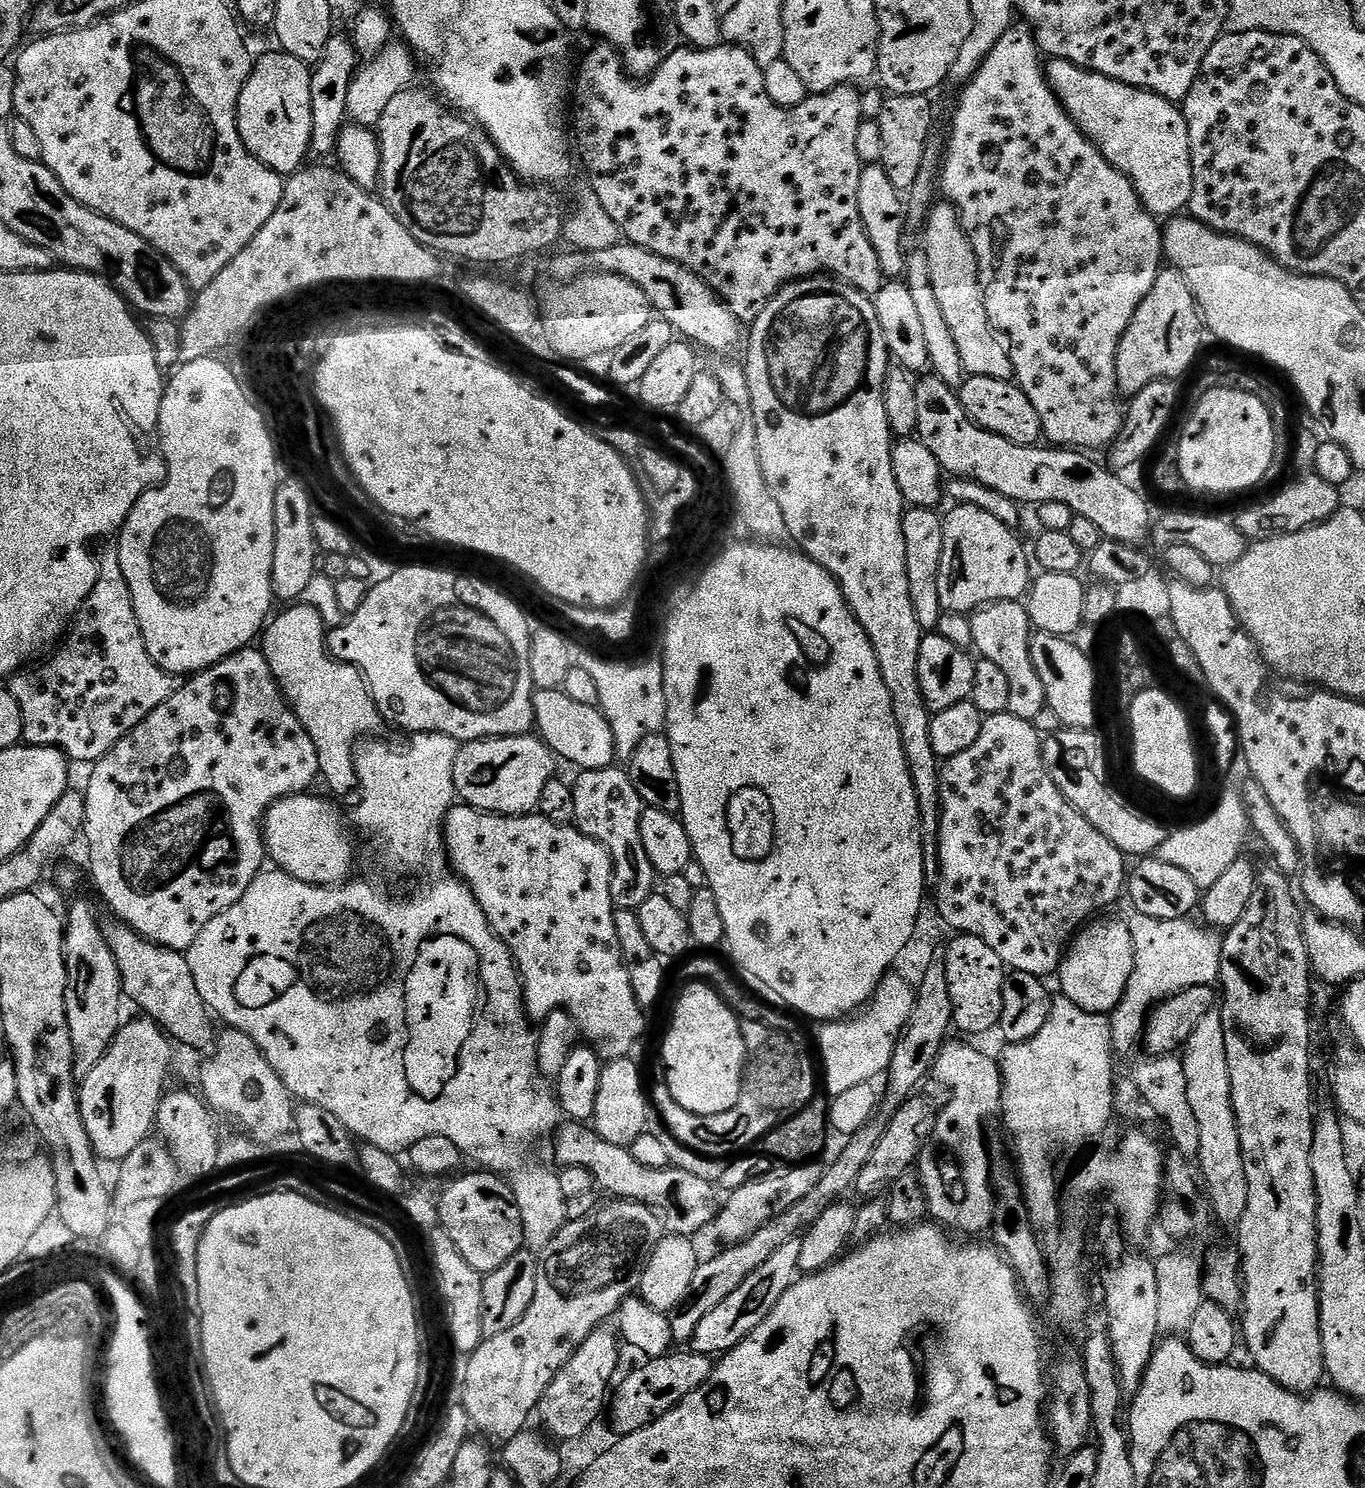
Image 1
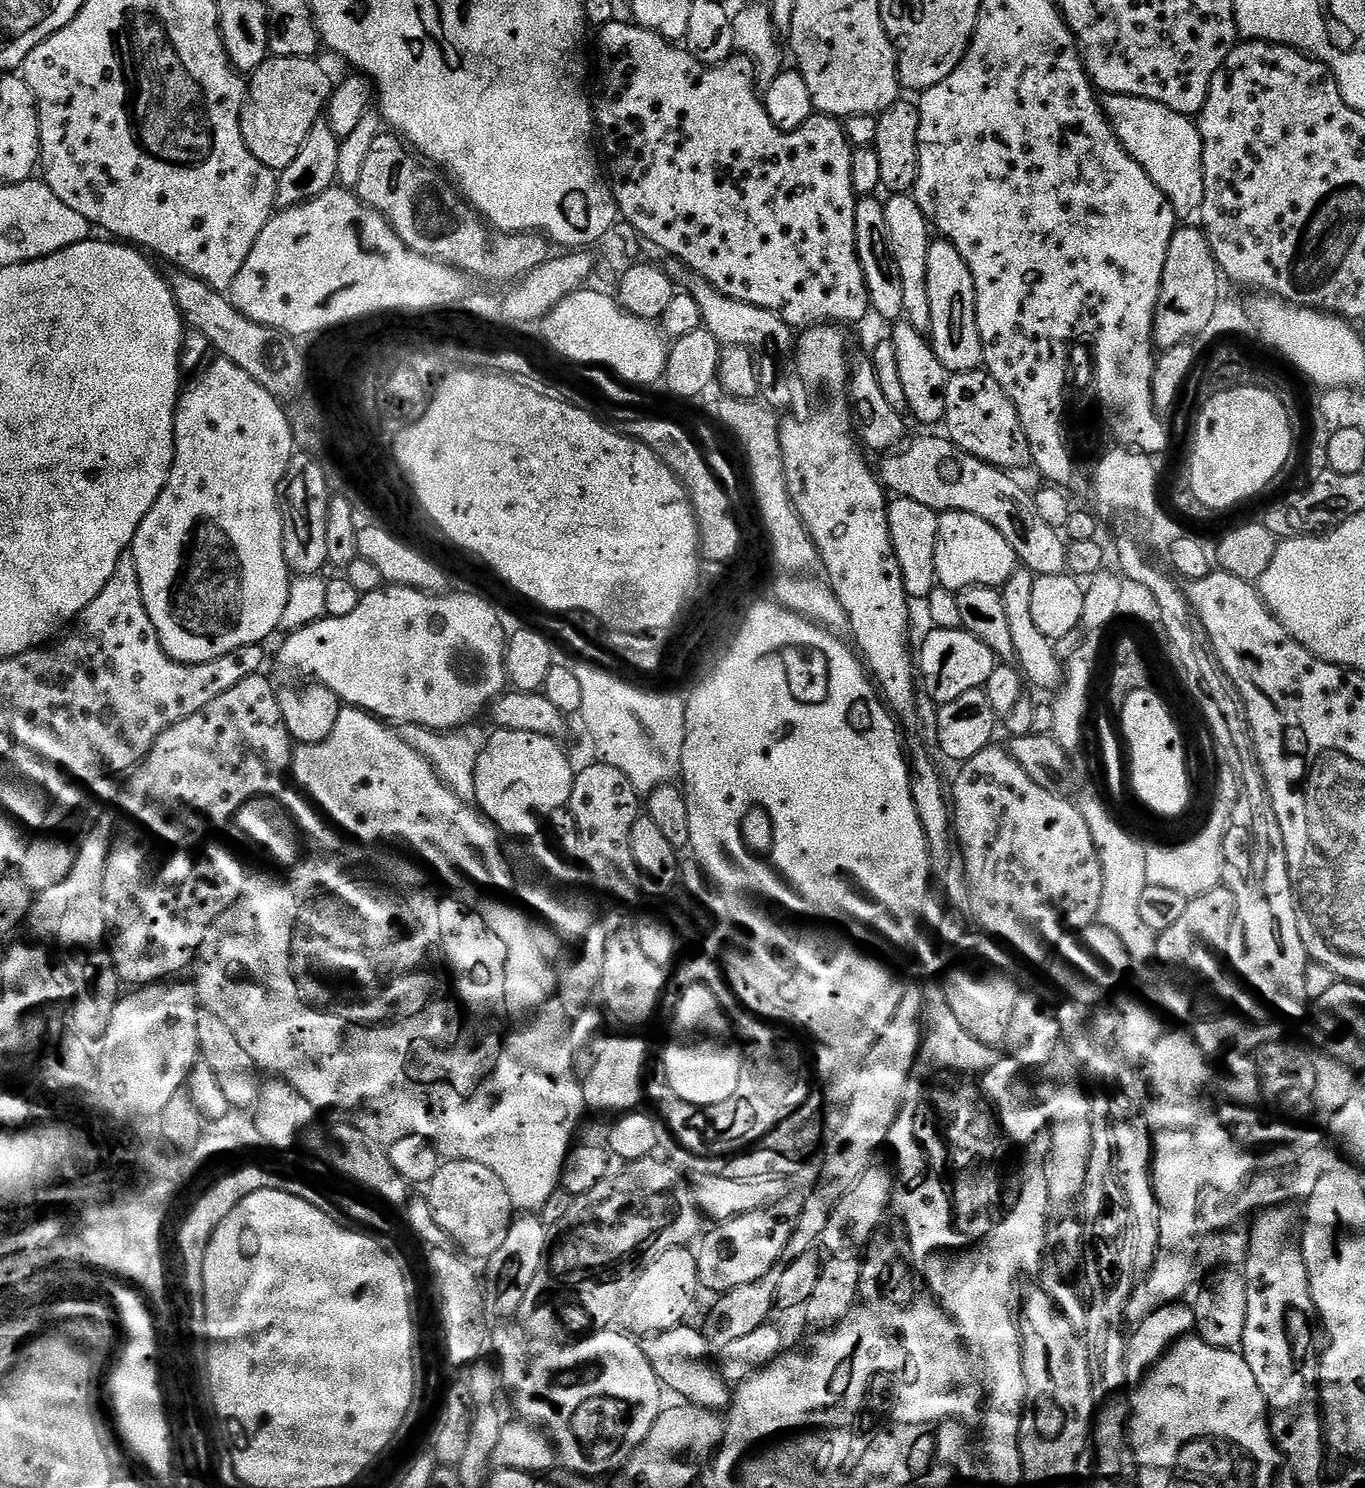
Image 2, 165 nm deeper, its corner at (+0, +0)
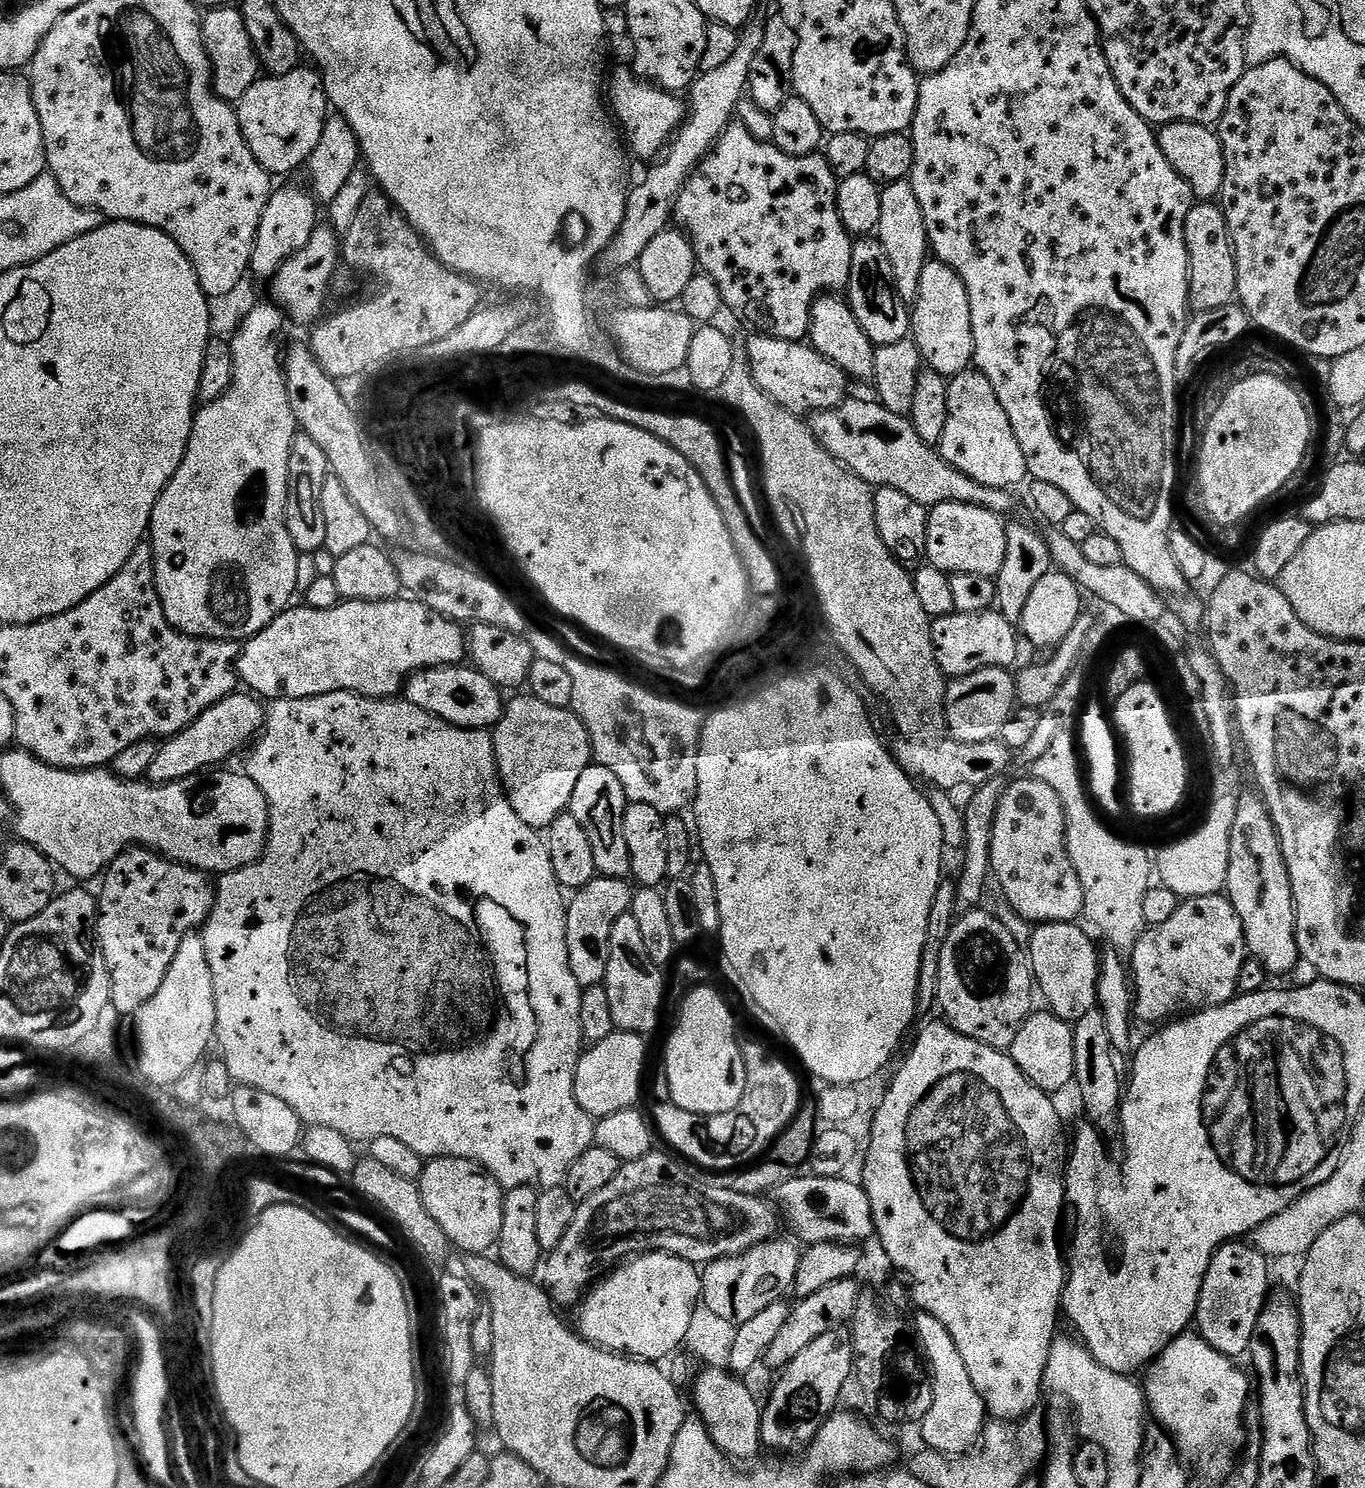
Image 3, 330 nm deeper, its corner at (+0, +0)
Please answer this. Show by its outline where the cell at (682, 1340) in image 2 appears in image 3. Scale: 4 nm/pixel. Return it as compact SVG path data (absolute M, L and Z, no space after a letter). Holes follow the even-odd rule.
M705 1367L703 1373L695 1377L694 1404L699 1419L704 1421L708 1433L720 1452L733 1461L750 1460L762 1450L760 1402L735 1373L723 1368Z

